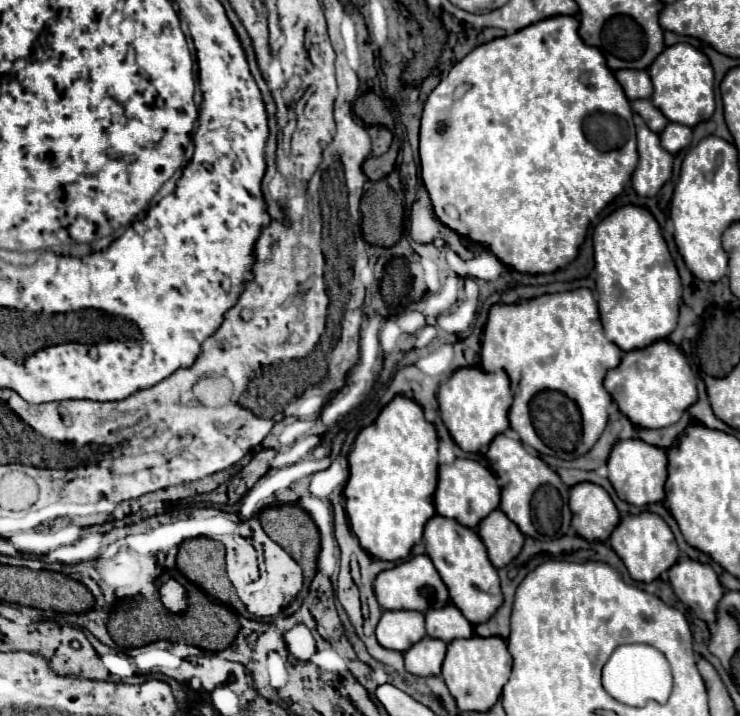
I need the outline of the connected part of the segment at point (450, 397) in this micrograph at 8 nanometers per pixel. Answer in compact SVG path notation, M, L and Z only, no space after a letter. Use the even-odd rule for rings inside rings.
M460 367L438 387L438 403L442 421L462 451L486 451L490 441L510 427L508 409L512 393L506 371L486 373L480 367Z

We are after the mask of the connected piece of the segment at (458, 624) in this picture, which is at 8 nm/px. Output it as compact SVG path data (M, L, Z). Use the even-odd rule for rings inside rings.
M446 603L446 607L438 607L438 611L426 611L426 631L428 637L436 637L442 641L452 641L460 637L472 637L472 623L454 607L454 603Z

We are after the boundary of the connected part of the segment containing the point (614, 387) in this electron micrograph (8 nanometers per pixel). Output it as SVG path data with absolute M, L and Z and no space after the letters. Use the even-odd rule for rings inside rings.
M668 339L654 341L648 347L624 353L620 365L606 373L604 387L618 403L620 411L636 427L648 427L648 429L660 429L676 423L682 417L684 409L688 409L698 399L692 369L684 353Z

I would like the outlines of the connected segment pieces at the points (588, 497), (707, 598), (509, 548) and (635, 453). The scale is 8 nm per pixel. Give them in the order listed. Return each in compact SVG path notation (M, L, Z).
M578 483L570 489L572 527L586 541L606 541L620 521L608 491L596 483Z
M680 557L678 563L670 567L668 579L676 597L684 605L688 605L696 613L696 617L706 623L712 623L716 619L714 609L724 595L724 589L718 581L718 575L708 563Z
M494 509L486 519L482 519L478 535L488 549L492 565L498 569L508 565L520 553L524 543L524 535L514 523L510 523L510 519L506 519L506 515L502 515L500 509Z
M638 437L616 441L608 457L608 479L620 499L632 505L648 505L664 499L666 449L650 445Z

